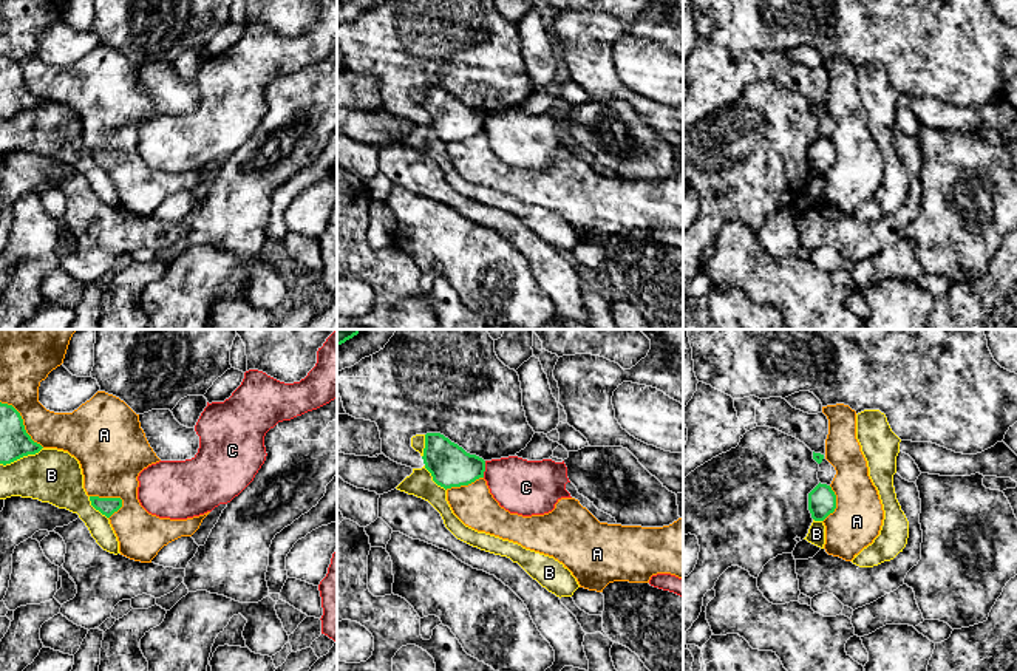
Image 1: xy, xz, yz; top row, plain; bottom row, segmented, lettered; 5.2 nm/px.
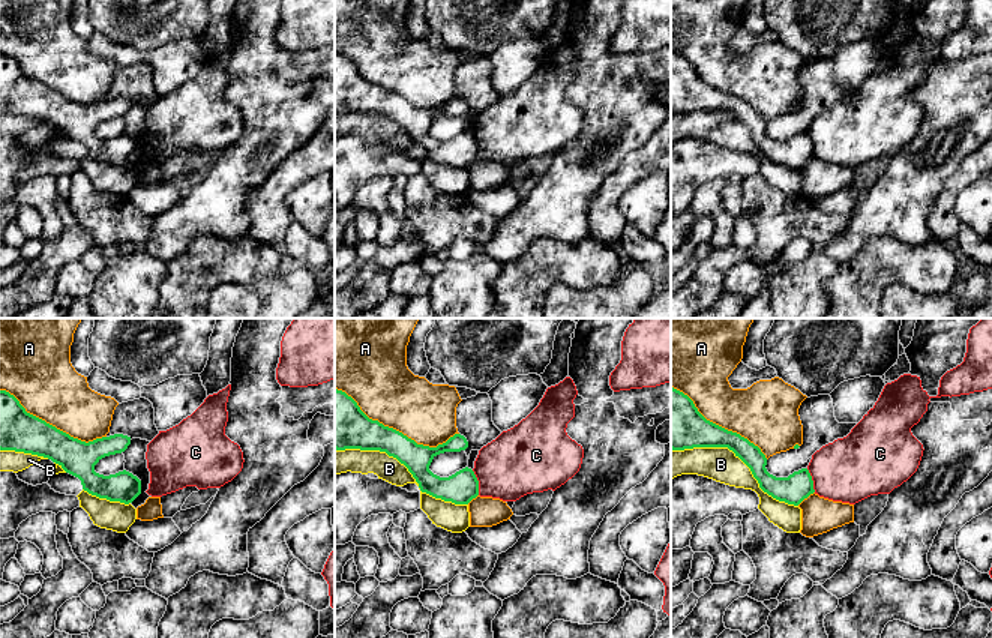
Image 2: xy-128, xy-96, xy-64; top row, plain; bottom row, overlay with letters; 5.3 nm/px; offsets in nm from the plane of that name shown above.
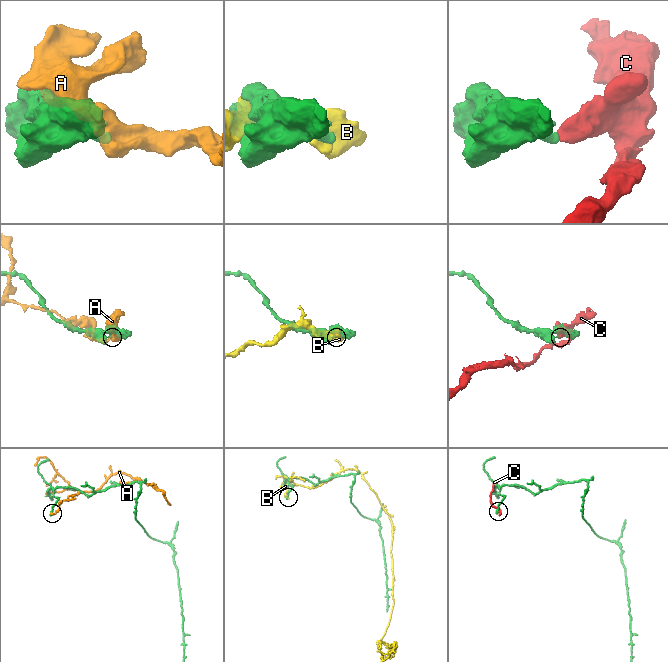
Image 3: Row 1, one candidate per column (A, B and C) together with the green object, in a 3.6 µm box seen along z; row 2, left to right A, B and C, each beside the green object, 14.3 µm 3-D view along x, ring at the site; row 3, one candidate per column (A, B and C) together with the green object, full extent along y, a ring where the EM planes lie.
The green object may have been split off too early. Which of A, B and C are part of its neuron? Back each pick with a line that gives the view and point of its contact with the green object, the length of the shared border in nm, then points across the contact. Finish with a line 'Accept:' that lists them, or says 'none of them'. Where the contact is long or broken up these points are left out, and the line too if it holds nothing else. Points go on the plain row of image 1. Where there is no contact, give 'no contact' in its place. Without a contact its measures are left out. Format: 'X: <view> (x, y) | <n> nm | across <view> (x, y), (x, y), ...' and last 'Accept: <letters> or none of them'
Accept: none of them

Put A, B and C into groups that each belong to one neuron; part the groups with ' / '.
A / B / C

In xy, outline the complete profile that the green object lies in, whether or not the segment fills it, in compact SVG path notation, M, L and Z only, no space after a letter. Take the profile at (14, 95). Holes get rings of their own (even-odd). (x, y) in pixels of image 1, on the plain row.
M0 56L0 118L11 118L42 102L26 87L20 66L12 59Z

